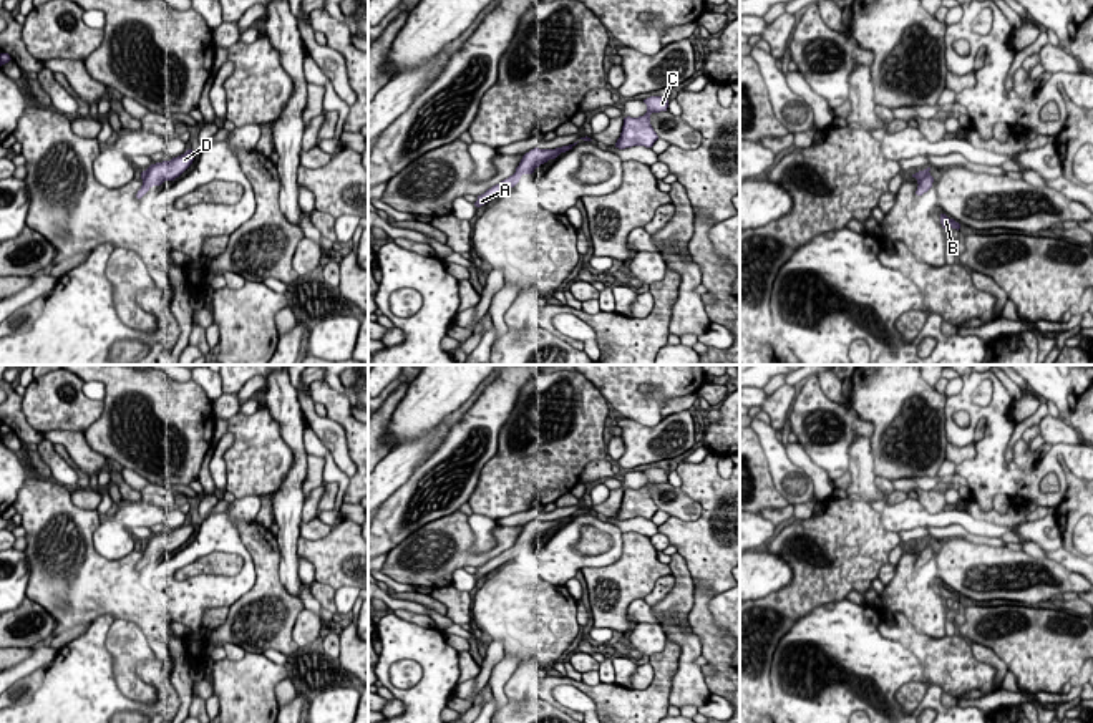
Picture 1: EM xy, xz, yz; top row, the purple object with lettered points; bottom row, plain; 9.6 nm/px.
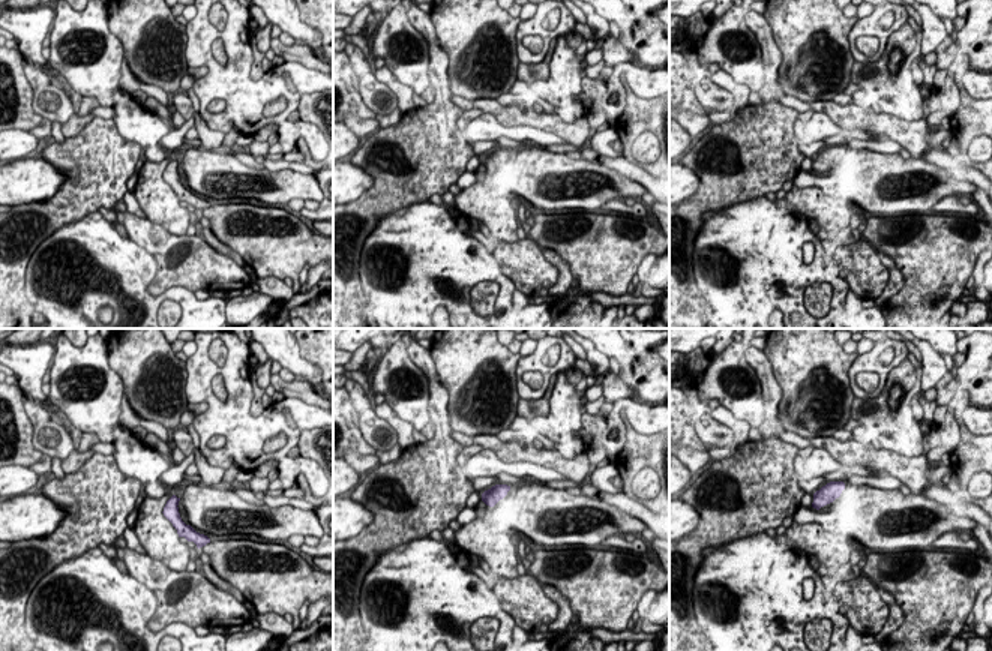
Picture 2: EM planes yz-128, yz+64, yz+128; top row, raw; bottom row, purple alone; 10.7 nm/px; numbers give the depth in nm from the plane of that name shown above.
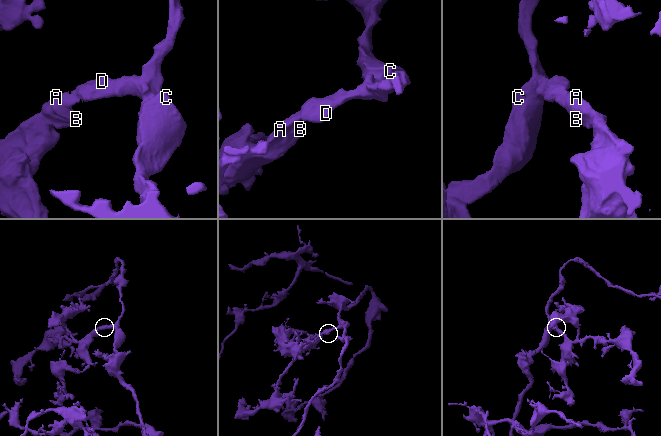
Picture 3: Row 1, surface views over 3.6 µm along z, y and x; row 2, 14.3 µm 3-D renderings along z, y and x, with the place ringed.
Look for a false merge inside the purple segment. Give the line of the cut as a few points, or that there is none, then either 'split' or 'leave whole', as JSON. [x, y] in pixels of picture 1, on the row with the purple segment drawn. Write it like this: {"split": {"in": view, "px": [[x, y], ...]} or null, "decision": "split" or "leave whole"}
{"split": null, "decision": "leave whole"}

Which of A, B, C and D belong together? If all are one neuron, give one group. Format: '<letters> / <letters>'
A B C D

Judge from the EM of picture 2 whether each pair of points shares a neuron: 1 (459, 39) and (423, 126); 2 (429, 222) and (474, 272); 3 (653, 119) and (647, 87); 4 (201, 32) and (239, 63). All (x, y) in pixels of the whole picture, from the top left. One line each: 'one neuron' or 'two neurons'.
1: two neurons
2: one neuron
3: two neurons
4: one neuron

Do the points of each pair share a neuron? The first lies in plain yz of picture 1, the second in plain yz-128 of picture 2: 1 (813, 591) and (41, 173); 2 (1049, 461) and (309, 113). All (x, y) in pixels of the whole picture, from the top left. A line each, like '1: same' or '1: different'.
1: different
2: different

